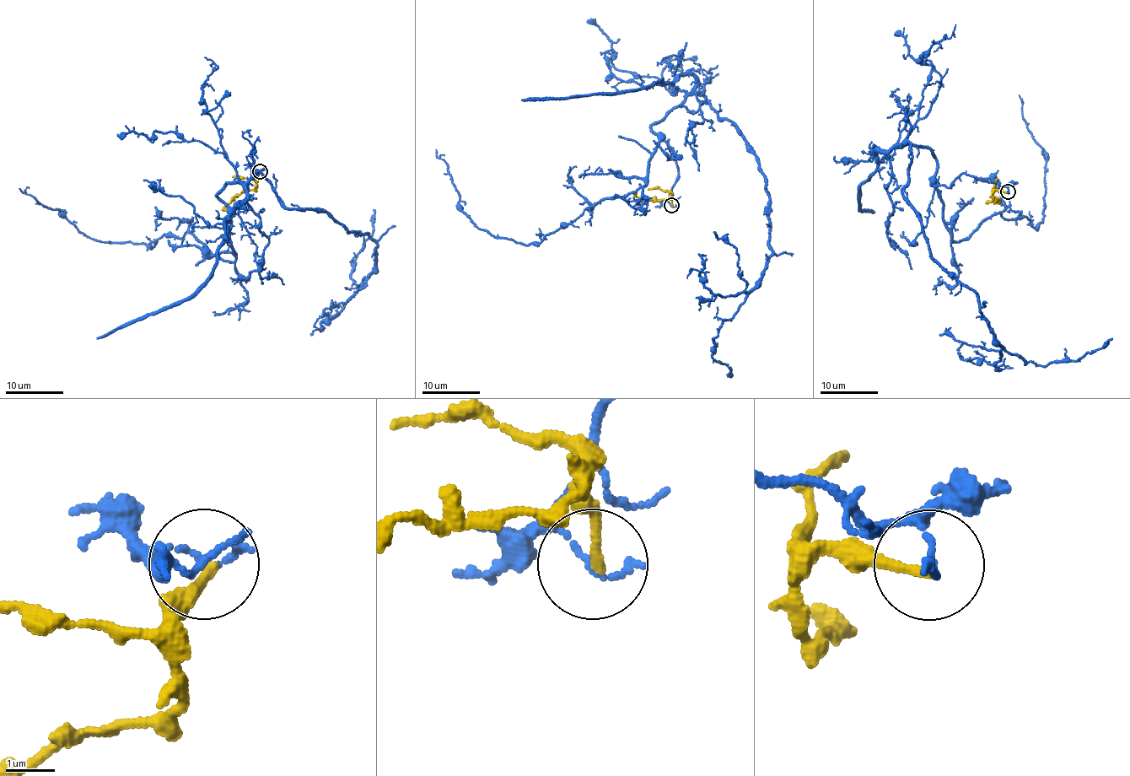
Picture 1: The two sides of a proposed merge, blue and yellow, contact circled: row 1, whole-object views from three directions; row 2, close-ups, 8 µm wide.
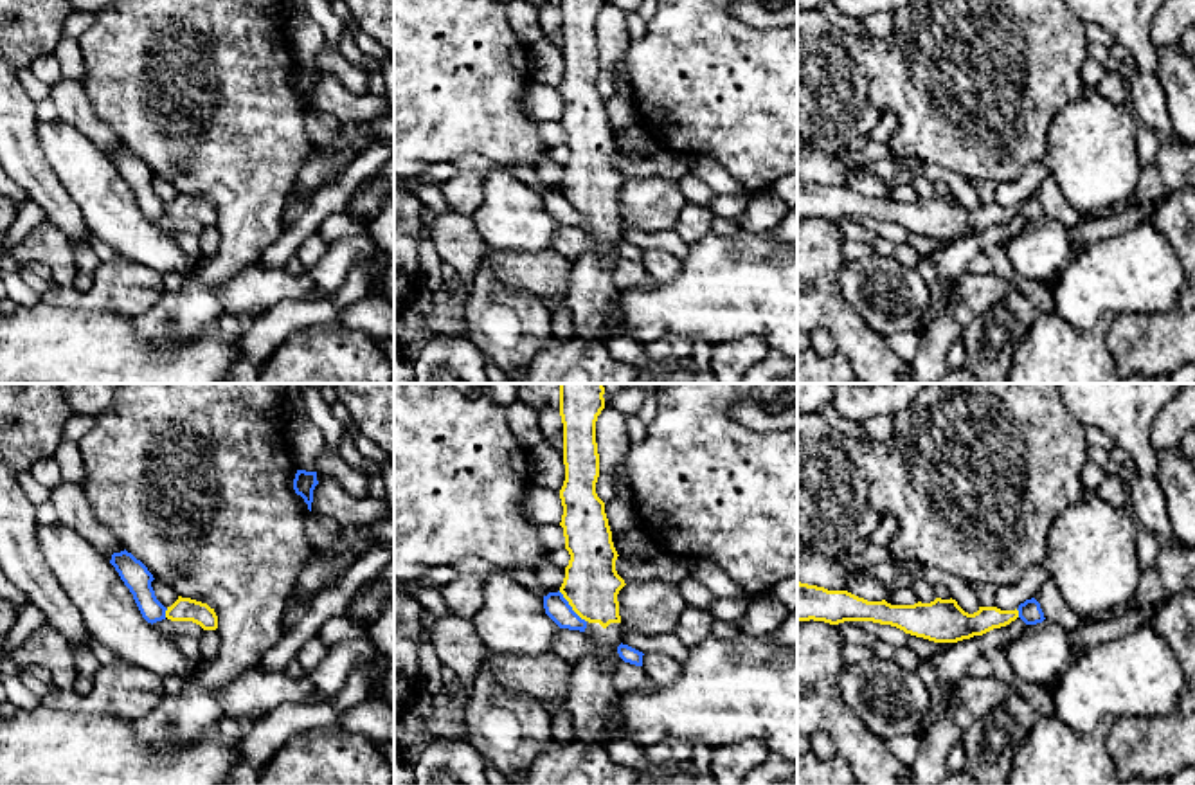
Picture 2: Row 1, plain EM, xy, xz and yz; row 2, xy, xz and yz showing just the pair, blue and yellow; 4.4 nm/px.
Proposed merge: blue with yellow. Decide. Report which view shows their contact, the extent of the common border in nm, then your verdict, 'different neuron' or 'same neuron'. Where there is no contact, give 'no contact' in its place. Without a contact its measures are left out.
meets blue in xz; contact 190 nm long; different neuron

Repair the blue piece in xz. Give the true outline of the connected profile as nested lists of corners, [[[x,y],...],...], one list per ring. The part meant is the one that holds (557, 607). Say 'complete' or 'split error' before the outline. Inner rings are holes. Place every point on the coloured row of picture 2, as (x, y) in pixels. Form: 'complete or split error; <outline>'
complete; [[[549,592],[544,596],[544,609],[545,614],[560,627],[560,628],[569,628],[569,630],[580,630],[585,632],[587,621],[581,619],[569,601],[563,598],[563,594],[558,592]]]

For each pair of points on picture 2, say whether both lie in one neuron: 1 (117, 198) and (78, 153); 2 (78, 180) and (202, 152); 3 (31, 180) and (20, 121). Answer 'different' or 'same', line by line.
1: same
2: different
3: same

